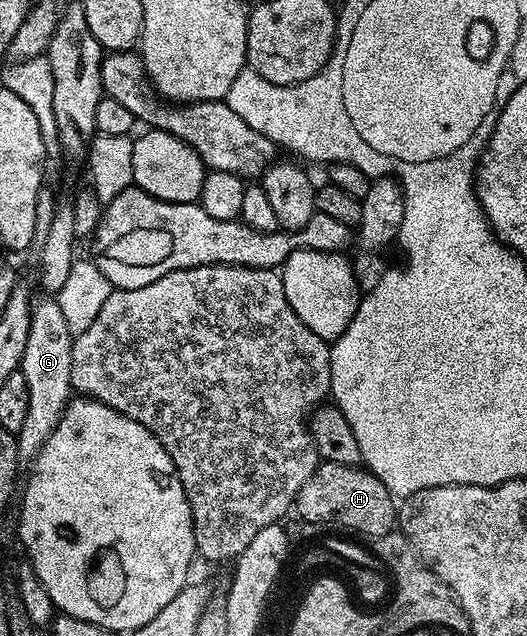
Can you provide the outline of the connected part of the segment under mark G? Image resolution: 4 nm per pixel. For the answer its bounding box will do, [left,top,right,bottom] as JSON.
[16,296,74,462]

